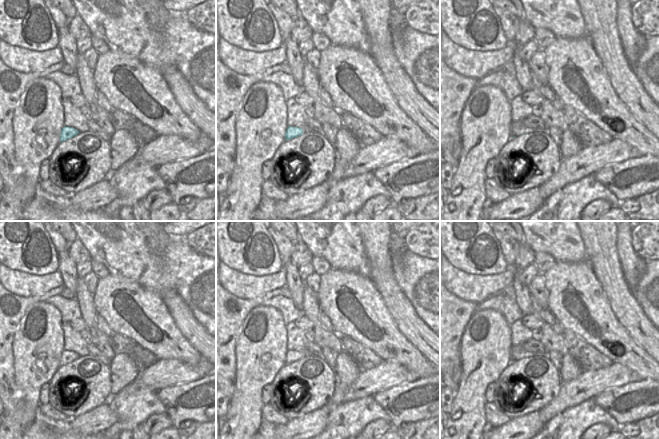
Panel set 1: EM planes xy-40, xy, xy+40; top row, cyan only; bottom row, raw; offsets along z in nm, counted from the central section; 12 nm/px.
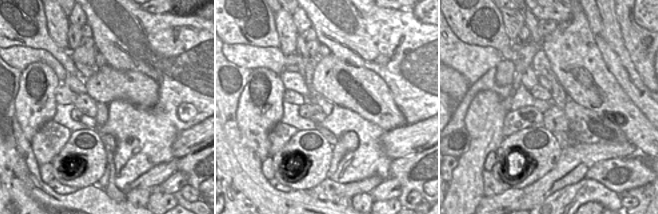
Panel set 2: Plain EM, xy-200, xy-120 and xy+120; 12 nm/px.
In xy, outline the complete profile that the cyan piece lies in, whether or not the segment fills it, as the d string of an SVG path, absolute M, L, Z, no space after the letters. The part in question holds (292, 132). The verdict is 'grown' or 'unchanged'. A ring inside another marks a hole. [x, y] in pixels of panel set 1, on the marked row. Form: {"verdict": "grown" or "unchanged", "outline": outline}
{"verdict": "unchanged", "outline": "M288 126L285 132L285 140L291 140L302 134L304 134L302 128Z"}

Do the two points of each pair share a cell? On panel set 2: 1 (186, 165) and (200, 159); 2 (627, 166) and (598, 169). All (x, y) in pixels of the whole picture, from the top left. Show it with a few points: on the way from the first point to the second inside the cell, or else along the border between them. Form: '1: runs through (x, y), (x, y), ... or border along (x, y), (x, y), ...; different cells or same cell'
1: runs through (189, 164), (197, 162); same cell
2: runs through (620, 166), (615, 164), (610, 169), (605, 169); same cell

